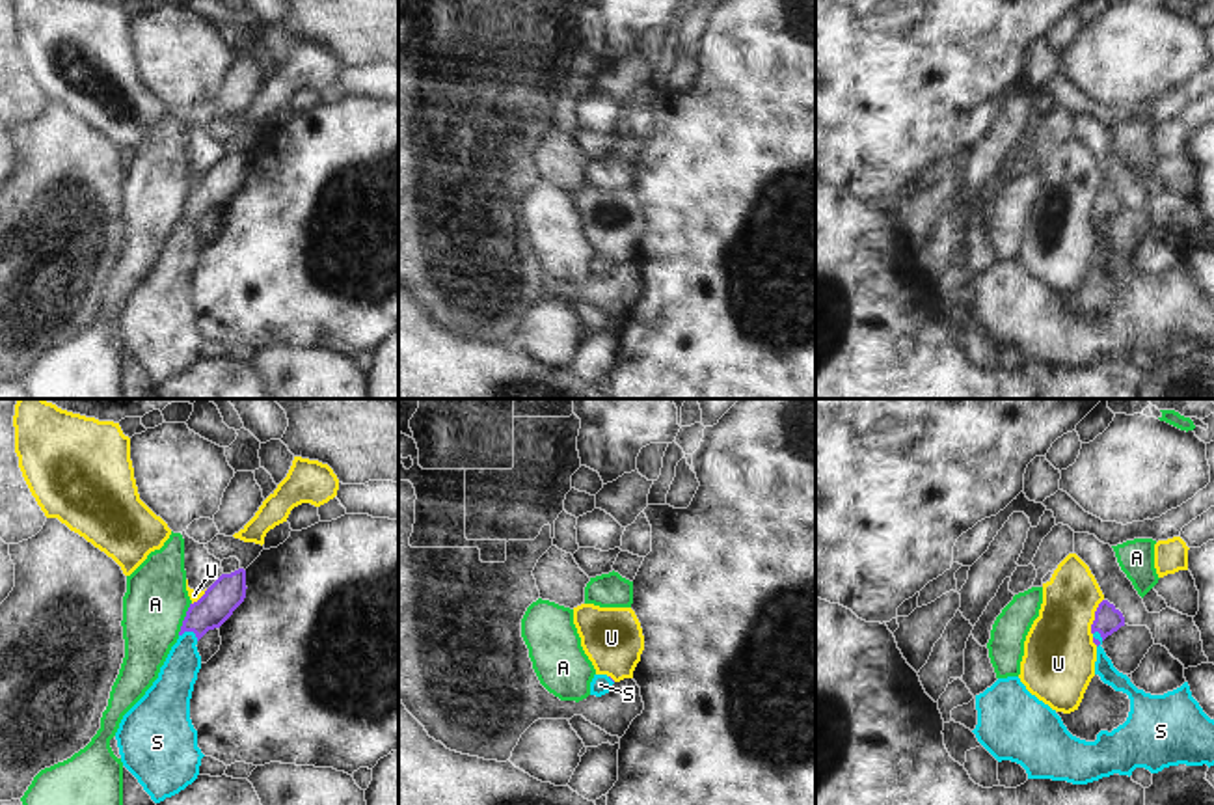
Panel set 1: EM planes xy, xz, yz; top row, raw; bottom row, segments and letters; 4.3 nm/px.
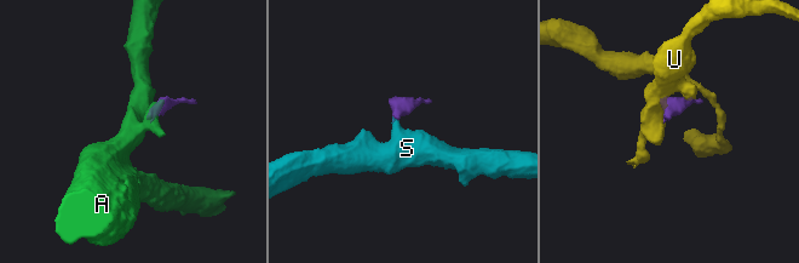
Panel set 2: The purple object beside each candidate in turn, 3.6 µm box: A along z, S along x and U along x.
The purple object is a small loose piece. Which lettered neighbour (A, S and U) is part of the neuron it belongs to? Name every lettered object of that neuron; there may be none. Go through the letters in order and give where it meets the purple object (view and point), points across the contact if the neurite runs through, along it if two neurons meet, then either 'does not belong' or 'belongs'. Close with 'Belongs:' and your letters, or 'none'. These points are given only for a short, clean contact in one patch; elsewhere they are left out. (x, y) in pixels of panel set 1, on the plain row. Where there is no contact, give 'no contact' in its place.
A: contact xy (185, 202); border xy (190, 185), (177, 217); does not belong
S: contact yz (1097, 222); way yz (1108, 202), (1097, 222), (1103, 248); belongs
U: contact yz (1095, 200); border yz (1103, 181), (1095, 194), (1092, 217); does not belong
Belongs: S

